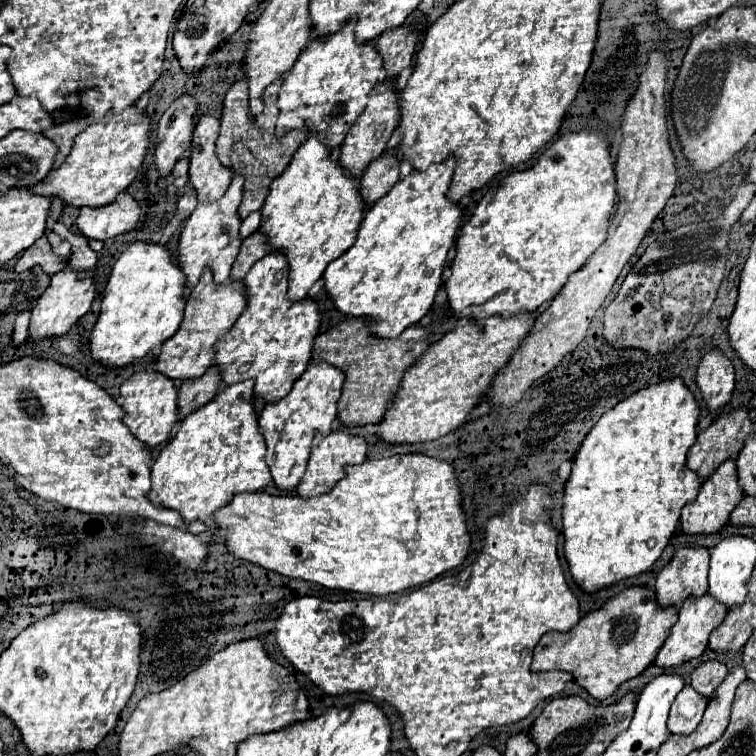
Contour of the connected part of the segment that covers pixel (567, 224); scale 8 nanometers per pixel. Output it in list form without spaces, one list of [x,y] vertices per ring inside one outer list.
[[[581,129],[579,133],[569,133],[567,137],[559,137],[549,149],[545,149],[545,153],[539,155],[539,159],[529,169],[513,171],[505,179],[501,179],[491,201],[481,199],[481,203],[473,211],[471,219],[461,227],[461,233],[457,239],[457,253],[455,253],[453,261],[449,263],[449,271],[445,277],[445,289],[447,289],[447,297],[449,297],[449,305],[451,305],[453,313],[459,317],[471,317],[473,315],[475,321],[479,323],[491,315],[511,317],[511,315],[521,313],[521,311],[535,311],[543,303],[549,303],[561,291],[561,287],[567,283],[567,277],[571,273],[575,273],[577,269],[581,269],[587,263],[587,259],[597,251],[597,247],[603,245],[603,241],[607,239],[609,219],[611,219],[611,213],[613,213],[613,207],[617,201],[615,185],[617,185],[617,179],[615,179],[615,165],[611,161],[609,141],[603,137],[603,133],[599,129]]]

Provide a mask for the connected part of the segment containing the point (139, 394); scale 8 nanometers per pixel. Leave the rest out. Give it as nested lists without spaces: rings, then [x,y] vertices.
[[[135,371],[129,379],[121,385],[121,399],[125,417],[123,423],[131,429],[135,437],[139,437],[151,449],[169,439],[173,425],[179,419],[179,405],[177,405],[177,387],[175,381],[157,373],[157,371]]]

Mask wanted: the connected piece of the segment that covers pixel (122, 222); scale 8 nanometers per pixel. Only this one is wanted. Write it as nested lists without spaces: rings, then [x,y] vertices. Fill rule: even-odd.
[[[123,191],[113,203],[105,207],[83,207],[77,217],[77,227],[85,237],[105,241],[131,231],[137,225],[139,217],[139,201]]]

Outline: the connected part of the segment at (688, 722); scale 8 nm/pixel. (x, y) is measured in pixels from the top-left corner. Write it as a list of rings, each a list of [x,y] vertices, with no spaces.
[[[685,685],[671,705],[671,713],[667,719],[669,731],[679,735],[691,733],[695,725],[699,725],[705,707],[707,707],[707,701],[703,701],[703,697],[699,697],[699,693],[691,689],[691,685]]]

